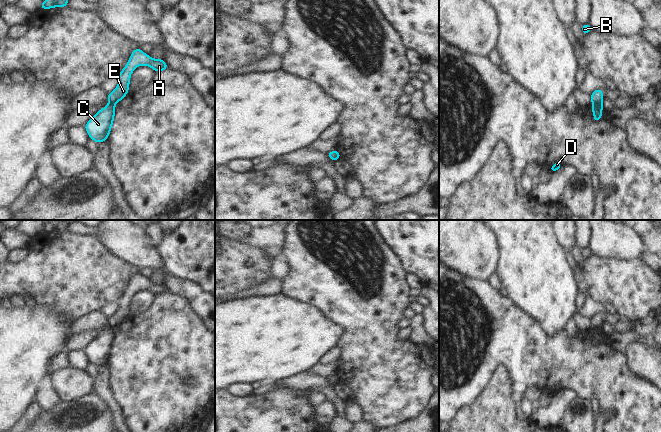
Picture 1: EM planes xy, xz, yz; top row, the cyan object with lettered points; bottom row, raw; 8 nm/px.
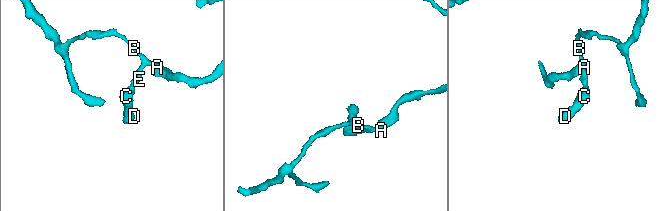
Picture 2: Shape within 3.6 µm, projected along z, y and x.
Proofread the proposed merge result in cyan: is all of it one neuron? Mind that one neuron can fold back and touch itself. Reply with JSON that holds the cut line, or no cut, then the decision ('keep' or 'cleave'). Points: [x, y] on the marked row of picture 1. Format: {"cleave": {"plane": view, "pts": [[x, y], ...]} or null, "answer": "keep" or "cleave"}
{"cleave": {"plane": "yz", "pts": [[601, 102], [593, 105]]}, "answer": "cleave"}

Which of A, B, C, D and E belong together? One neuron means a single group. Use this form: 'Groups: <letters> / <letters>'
Groups: A B E / C D.

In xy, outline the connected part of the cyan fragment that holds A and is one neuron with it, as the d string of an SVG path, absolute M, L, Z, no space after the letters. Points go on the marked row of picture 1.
M139 48L133 50L128 63L118 75L118 86L107 95L109 103L115 105L128 94L130 75L139 65L147 65L153 68L155 72L161 72L168 69L163 59L152 59Z

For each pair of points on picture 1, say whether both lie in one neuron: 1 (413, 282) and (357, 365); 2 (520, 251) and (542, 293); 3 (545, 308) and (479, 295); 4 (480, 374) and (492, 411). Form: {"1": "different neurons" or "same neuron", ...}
{"1": "different neurons", "2": "same neuron", "3": "different neurons", "4": "different neurons"}

